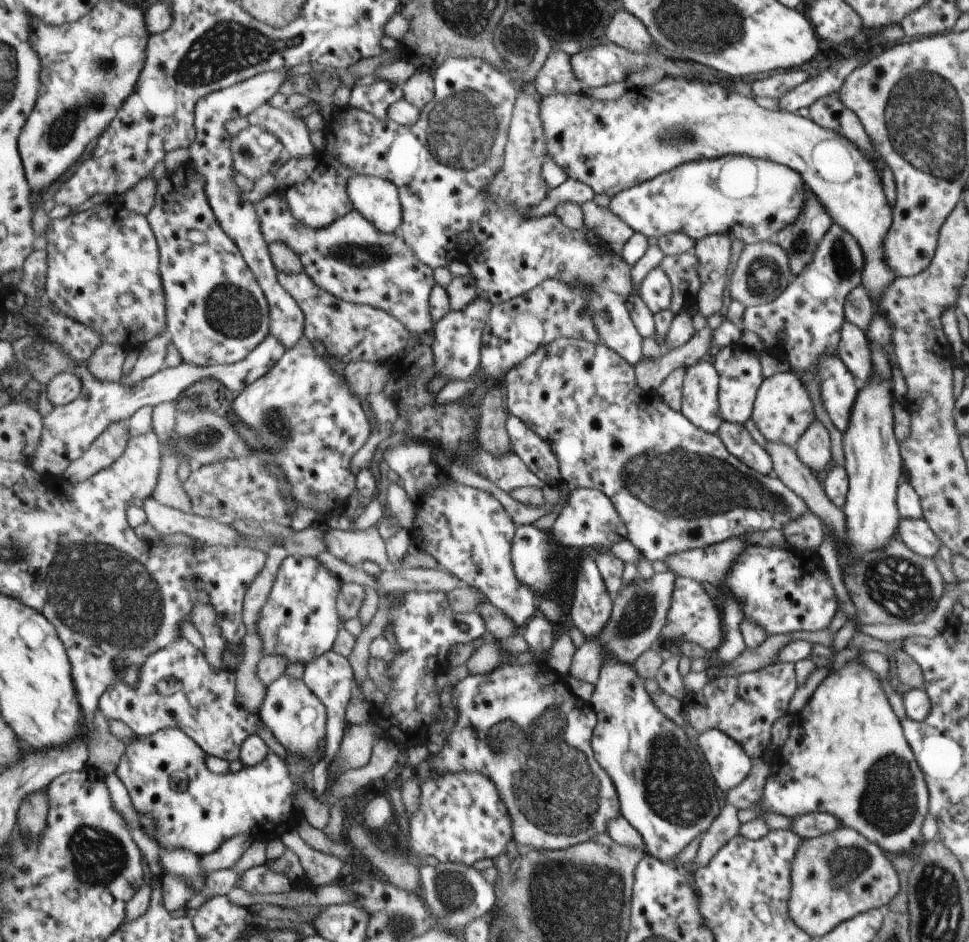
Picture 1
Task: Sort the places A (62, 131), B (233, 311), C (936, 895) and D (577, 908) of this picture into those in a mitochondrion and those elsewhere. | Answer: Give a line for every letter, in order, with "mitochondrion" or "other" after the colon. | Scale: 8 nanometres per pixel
A: mitochondrion
B: mitochondrion
C: mitochondrion
D: mitochondrion

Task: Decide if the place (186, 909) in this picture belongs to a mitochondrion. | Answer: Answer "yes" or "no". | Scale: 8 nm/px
no

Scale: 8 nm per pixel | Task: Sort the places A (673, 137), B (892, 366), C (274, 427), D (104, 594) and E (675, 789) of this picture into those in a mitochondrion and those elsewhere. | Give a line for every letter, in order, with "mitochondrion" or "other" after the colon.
A: mitochondrion
B: other
C: mitochondrion
D: mitochondrion
E: mitochondrion

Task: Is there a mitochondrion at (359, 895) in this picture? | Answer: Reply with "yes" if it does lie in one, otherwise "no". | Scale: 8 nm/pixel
no

